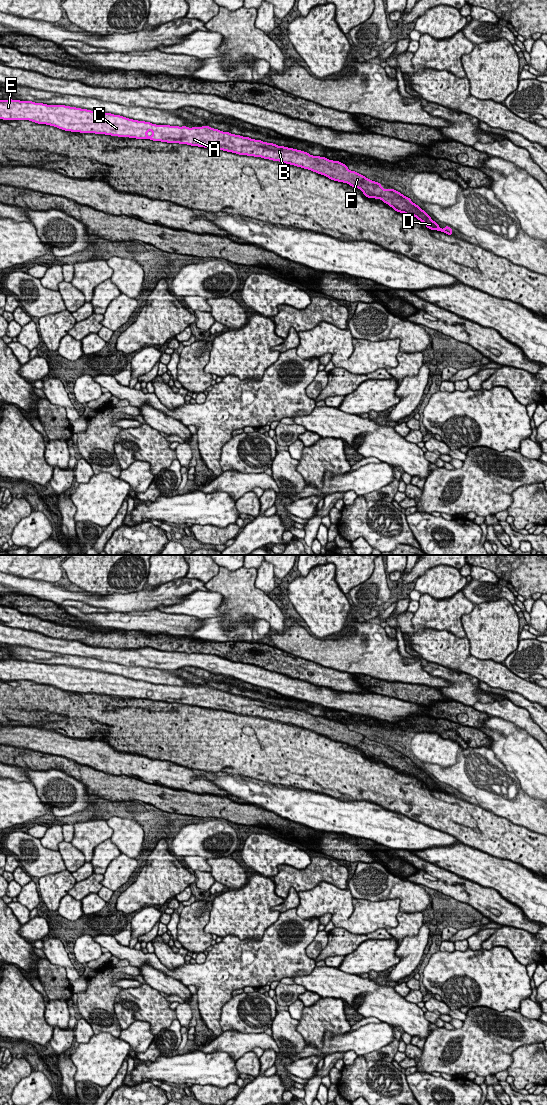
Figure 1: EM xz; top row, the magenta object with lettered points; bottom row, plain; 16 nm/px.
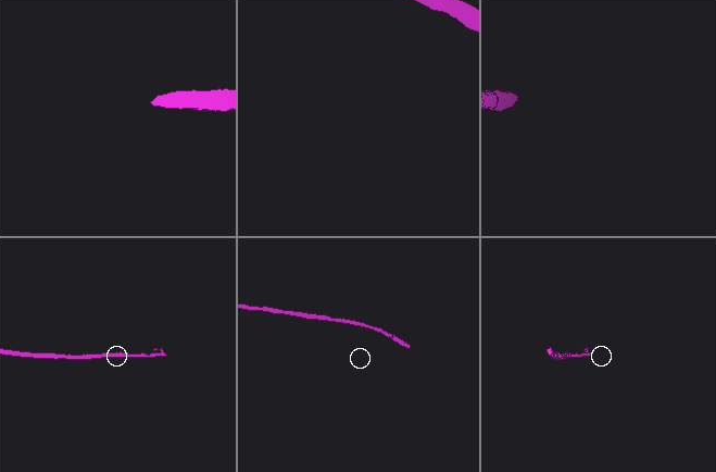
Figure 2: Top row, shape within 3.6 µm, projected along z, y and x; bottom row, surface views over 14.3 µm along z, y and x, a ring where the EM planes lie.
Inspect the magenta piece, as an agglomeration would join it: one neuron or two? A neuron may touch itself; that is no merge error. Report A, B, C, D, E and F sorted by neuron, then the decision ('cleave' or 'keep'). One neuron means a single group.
A B C D E F; keep

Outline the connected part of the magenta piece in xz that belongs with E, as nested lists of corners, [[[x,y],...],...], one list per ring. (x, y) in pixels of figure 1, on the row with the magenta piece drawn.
[[[12,99],[0,100],[0,119],[29,120],[71,132],[105,134],[187,144],[279,161],[311,170],[334,181],[347,183],[352,187],[360,189],[365,197],[381,199],[395,211],[416,217],[430,230],[437,230],[448,235],[453,235],[451,227],[445,225],[444,229],[440,228],[426,211],[413,203],[407,196],[404,196],[395,189],[384,189],[381,183],[372,181],[355,171],[349,170],[347,165],[339,161],[223,132],[209,126],[189,128],[186,126],[156,125],[111,113],[65,105],[47,105]]]

